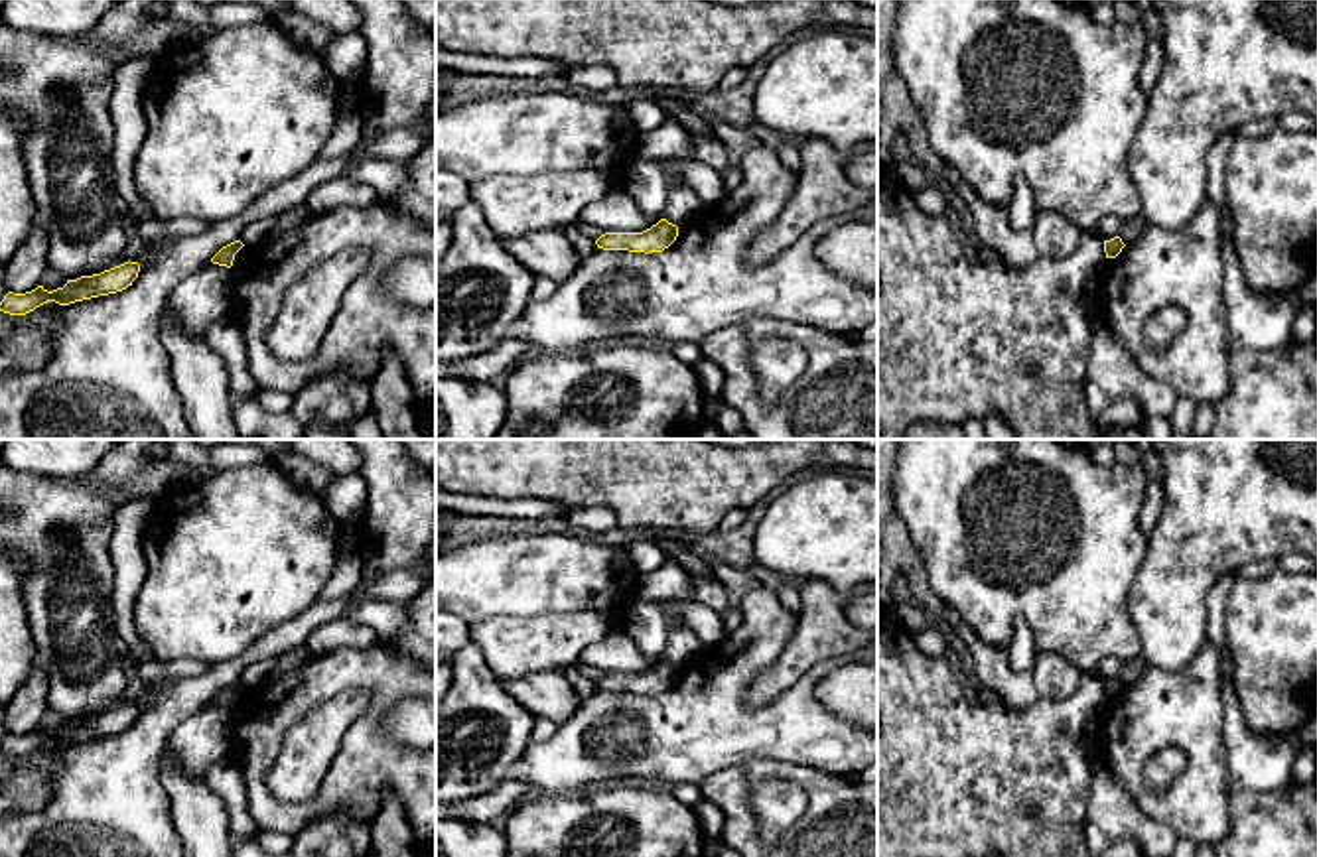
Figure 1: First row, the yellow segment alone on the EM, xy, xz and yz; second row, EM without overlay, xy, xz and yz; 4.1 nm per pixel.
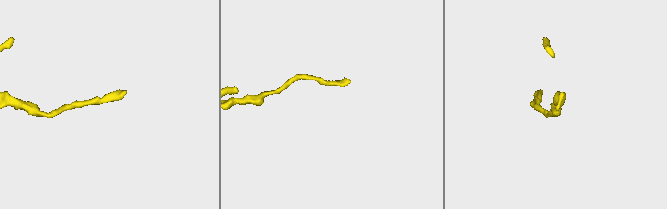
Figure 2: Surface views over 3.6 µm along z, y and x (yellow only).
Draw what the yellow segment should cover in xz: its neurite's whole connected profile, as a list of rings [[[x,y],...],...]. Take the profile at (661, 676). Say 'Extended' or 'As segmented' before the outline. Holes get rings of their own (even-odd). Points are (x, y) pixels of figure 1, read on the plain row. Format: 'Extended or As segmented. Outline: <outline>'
Extended. Outline: [[[680,623],[668,634],[666,656],[643,674],[605,674],[595,686],[603,692],[662,693],[676,678],[678,668],[696,658],[702,650],[700,638]]]

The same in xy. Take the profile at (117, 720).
As segmented. Outline: [[[128,701],[101,715],[67,721],[63,729],[53,733],[47,733],[43,727],[37,727],[26,735],[8,733],[0,743],[0,753],[10,757],[26,757],[47,743],[69,747],[75,743],[116,735],[132,727],[132,723],[138,719],[138,713],[140,705]]]

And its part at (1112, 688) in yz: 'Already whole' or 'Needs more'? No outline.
Needs more

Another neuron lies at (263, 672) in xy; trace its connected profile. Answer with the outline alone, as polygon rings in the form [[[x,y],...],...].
[[[308,646],[288,650],[280,656],[250,664],[248,668],[243,670],[239,682],[244,686],[244,690],[258,690],[276,680],[278,676],[282,676],[284,672],[300,668],[312,656],[313,654],[310,652]]]

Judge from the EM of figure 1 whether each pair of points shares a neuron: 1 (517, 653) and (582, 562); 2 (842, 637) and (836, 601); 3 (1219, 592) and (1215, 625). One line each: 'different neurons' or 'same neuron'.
1: different neurons
2: same neuron
3: same neuron

